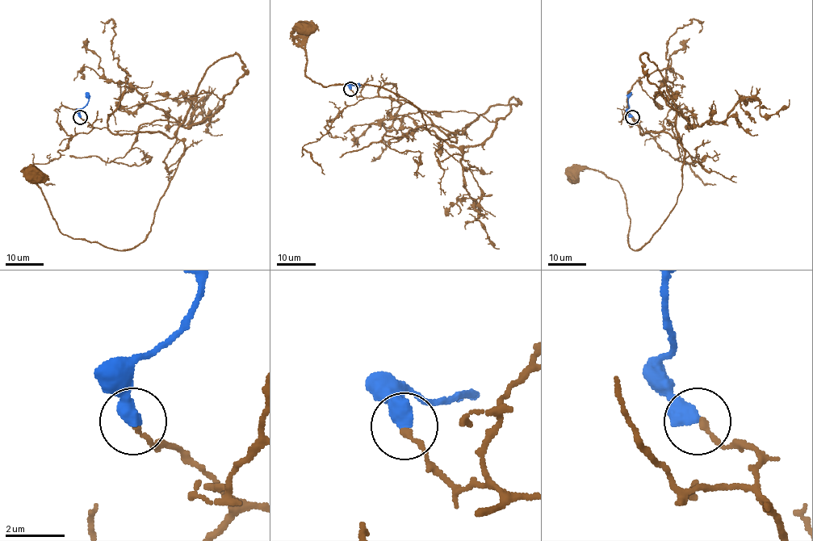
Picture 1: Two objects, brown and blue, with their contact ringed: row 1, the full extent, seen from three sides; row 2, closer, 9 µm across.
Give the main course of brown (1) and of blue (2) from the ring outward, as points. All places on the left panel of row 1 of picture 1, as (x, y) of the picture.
1: (80, 117), (115, 134), (164, 132), (184, 145), (146, 237), (115, 249), (64, 235), (35, 174)
2: (80, 117), (80, 109), (89, 100), (85, 92)

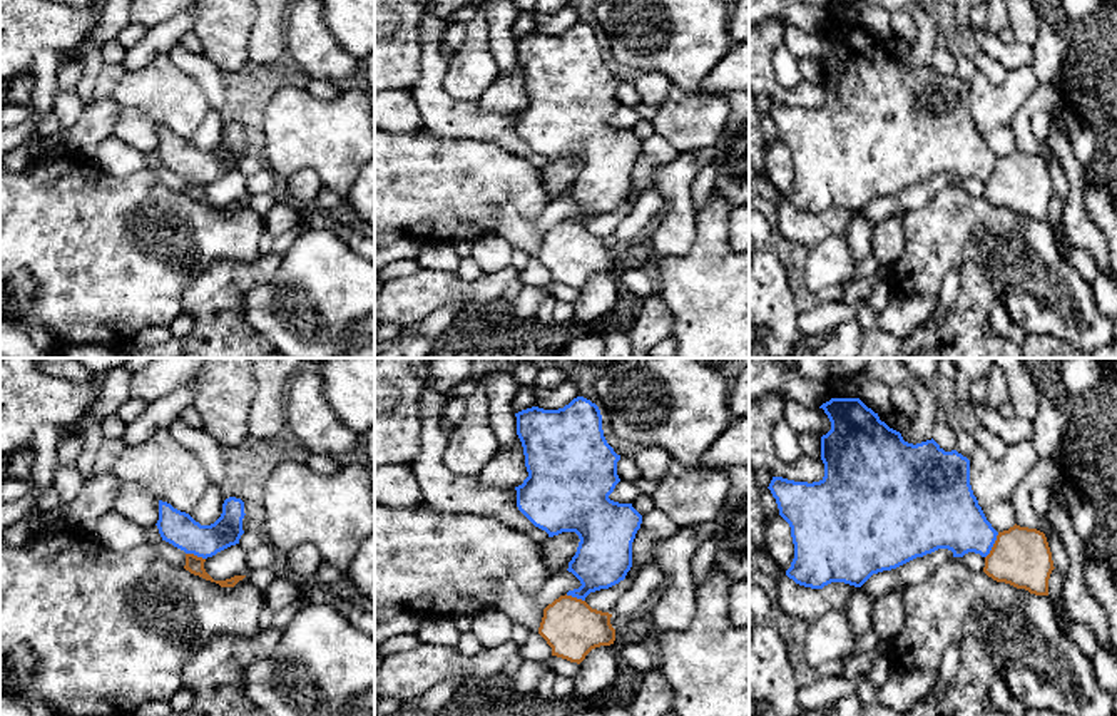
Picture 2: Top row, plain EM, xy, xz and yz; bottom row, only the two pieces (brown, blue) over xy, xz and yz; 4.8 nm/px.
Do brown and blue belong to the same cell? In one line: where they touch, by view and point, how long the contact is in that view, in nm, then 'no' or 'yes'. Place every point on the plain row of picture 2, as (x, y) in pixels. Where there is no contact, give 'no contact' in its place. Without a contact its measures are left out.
contact yz (994, 171); length 140 nm; no

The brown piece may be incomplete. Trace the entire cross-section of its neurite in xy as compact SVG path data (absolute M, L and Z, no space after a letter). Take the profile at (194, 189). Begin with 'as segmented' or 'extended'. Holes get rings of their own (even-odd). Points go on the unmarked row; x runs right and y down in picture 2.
as segmented; M186 179L186 191L184 191L184 194L189 196L191 199L194 199L194 201L199 201L199 202L206 204L206 206L216 207L221 212L234 212L239 206L242 206L246 202L246 201L234 201L231 204L226 204L226 206L214 206L206 197L204 187L206 187L206 184L202 184L202 182L197 182L194 179Z

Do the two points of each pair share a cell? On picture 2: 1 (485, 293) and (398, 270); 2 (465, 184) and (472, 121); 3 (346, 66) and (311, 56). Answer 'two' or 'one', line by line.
1: two
2: two
3: one

